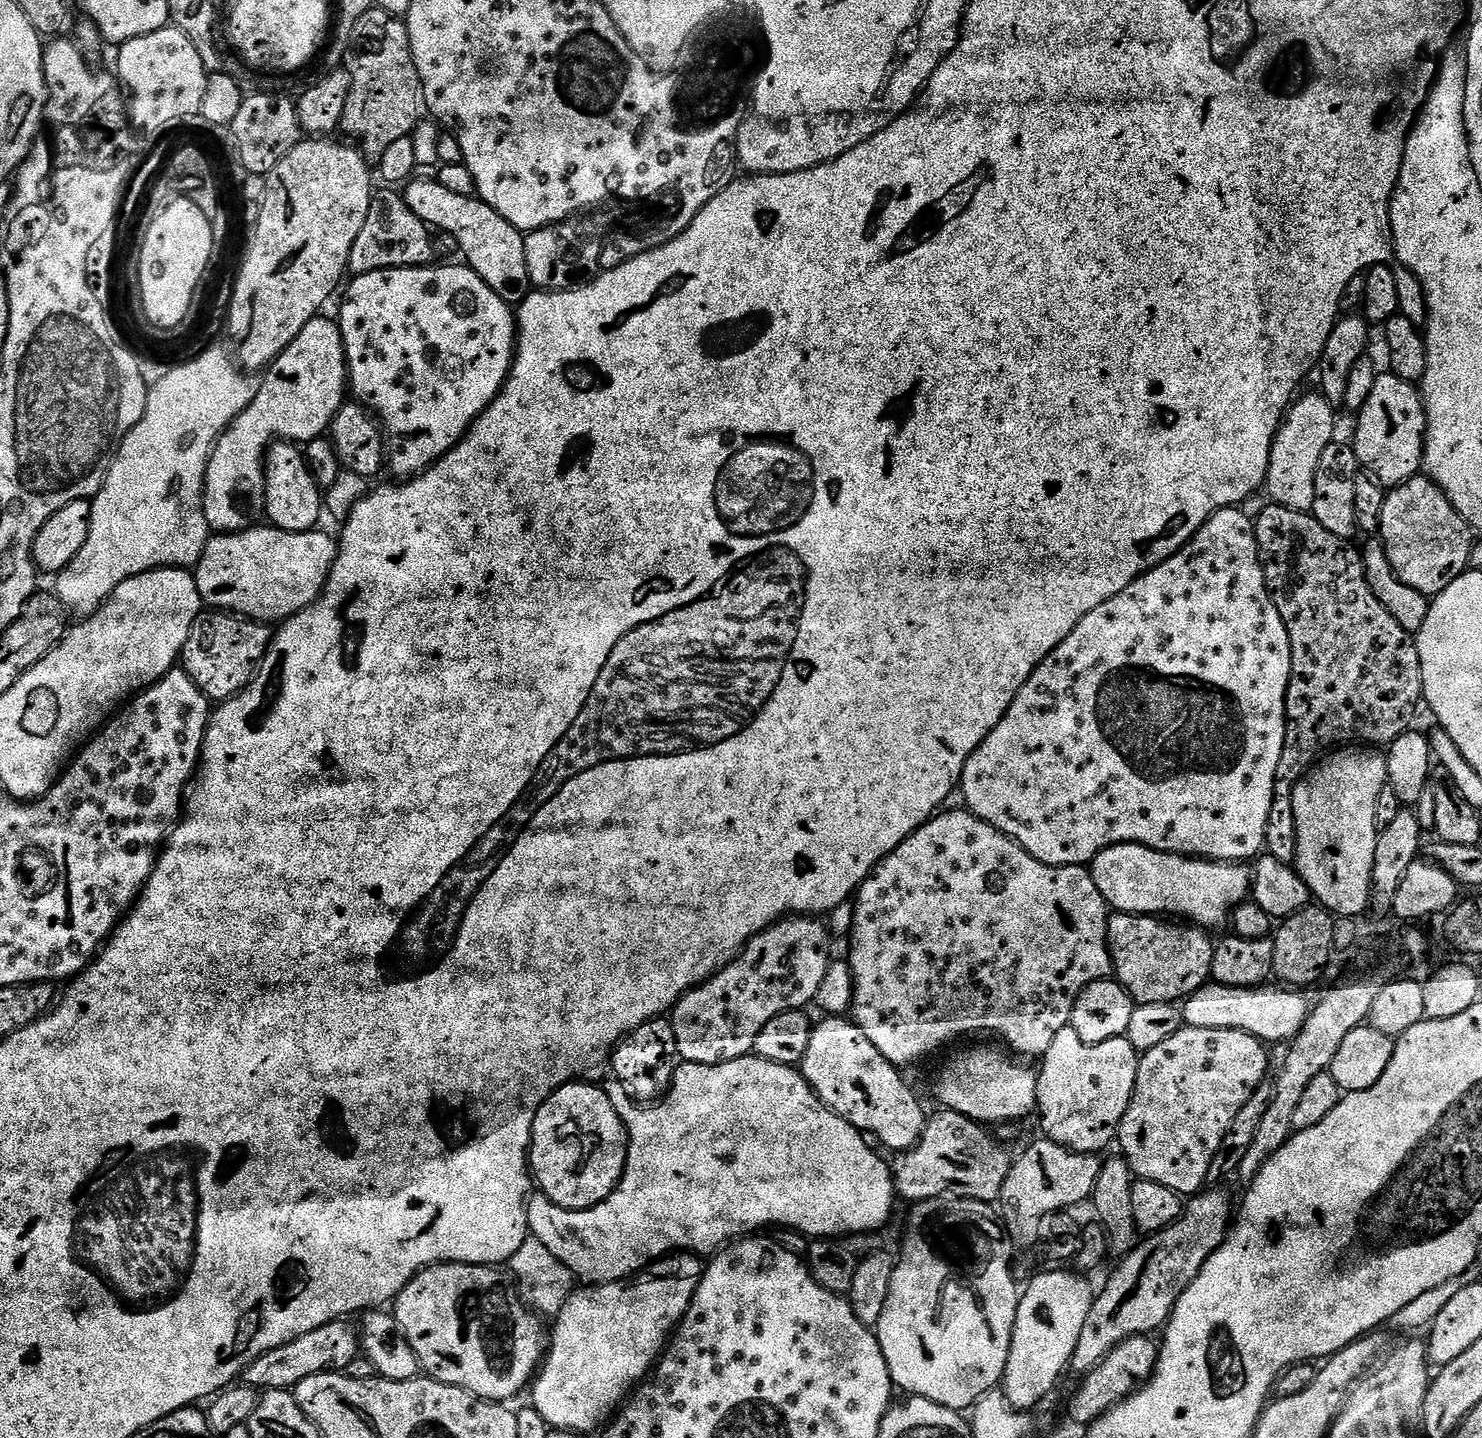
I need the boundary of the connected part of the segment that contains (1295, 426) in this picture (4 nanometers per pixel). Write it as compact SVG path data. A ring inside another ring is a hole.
M1321 393L1302 396L1289 407L1285 421L1276 433L1268 466L1266 492L1269 492L1269 499L1273 503L1280 504L1283 508L1308 512L1314 502L1314 486L1322 453L1337 437L1337 411L1335 405L1329 403Z

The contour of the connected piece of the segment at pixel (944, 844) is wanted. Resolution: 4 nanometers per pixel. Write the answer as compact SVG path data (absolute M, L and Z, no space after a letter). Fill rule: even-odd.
M944 810L932 817L924 823L917 832L912 832L906 838L906 842L902 842L902 846L898 846L889 854L885 860L877 864L876 869L872 871L870 876L864 880L860 886L860 891L854 897L852 904L852 923L850 931L852 931L852 941L848 944L848 955L846 961L852 972L852 1005L850 1009L851 1019L862 1030L862 1034L866 1034L866 1038L870 1038L870 1042L874 1042L874 1046L878 1046L878 1054L882 1054L882 1058L886 1058L891 1064L895 1064L897 1068L907 1069L907 1064L916 1064L919 1060L924 1060L927 1056L932 1056L935 1052L943 1050L947 1044L952 1044L955 1040L960 1040L963 1036L976 1036L979 1032L993 1032L1000 1041L1003 1042L1017 1057L1028 1058L1024 1056L1036 1056L1035 1058L1043 1058L1046 1050L1050 1050L1050 1045L1054 1042L1058 1030L1069 1027L1072 1023L1072 1011L1074 1010L1074 1002L1078 998L1078 994L1082 994L1082 990L1086 990L1086 986L1090 986L1090 982L1095 980L1107 980L1113 975L1112 956L1108 952L1108 917L1110 909L1108 904L1102 898L1102 894L1098 890L1098 886L1094 886L1094 878L1091 871L1087 867L1075 864L1074 866L1050 866L1038 862L1038 858L1034 858L1029 854L1023 846L1016 840L1010 839L1005 832L999 832L994 826L990 826L982 818L978 818L974 813L967 810Z

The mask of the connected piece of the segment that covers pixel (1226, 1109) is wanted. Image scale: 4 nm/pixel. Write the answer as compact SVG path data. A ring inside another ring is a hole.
M1185 1026L1178 1034L1166 1038L1162 1046L1143 1053L1132 1105L1126 1110L1118 1133L1119 1151L1132 1167L1133 1177L1158 1182L1158 1186L1166 1186L1184 1198L1197 1195L1205 1187L1210 1162L1214 1162L1222 1138L1226 1138L1234 1118L1238 1118L1238 1110L1242 1110L1258 1086L1265 1083L1267 1050L1265 1041L1242 1030L1202 1030Z

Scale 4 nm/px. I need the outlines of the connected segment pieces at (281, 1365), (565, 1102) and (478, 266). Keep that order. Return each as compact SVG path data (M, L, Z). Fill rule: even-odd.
M347 1319L335 1320L326 1326L318 1326L318 1330L310 1330L310 1334L302 1334L302 1338L294 1338L294 1342L286 1342L286 1346L278 1346L257 1358L242 1374L243 1383L257 1390L292 1390L298 1382L311 1378L313 1374L323 1372L344 1372L350 1362L361 1351L362 1345L358 1335L357 1325Z
M586 1080L563 1084L535 1114L529 1169L539 1191L563 1209L590 1209L620 1184L628 1161L628 1131L607 1089Z
M436 178L420 179L413 179L402 192L410 211L437 233L445 232L453 236L461 254L465 256L463 259L467 267L473 268L478 278L489 284L494 294L501 296L505 302L520 305L532 288L532 279L526 270L525 233L506 222L502 214L476 196L453 194Z

